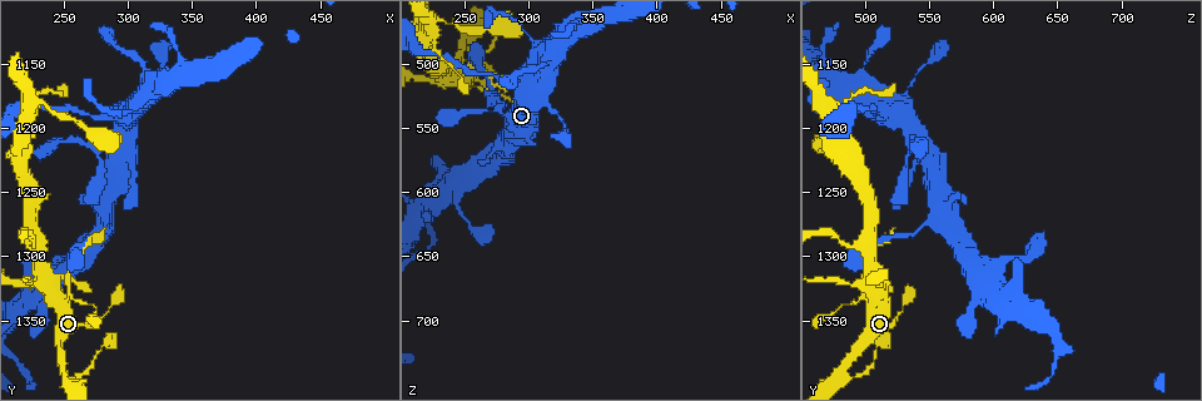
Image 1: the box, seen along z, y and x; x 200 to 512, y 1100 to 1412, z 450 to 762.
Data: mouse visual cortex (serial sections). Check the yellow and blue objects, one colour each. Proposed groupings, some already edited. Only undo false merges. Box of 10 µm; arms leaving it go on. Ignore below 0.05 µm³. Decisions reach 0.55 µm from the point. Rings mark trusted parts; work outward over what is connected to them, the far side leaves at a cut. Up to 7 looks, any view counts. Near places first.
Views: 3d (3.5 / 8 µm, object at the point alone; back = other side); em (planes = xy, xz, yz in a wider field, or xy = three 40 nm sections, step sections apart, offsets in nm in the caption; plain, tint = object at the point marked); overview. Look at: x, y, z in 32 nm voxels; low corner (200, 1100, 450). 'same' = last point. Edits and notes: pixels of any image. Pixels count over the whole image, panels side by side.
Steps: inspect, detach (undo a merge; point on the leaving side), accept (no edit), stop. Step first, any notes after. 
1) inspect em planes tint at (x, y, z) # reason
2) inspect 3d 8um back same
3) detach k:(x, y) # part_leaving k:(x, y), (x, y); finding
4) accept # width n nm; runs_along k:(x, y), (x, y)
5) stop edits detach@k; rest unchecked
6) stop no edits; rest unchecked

inspect 3d 3.5um at (328, 1150, 548) # calibre changes

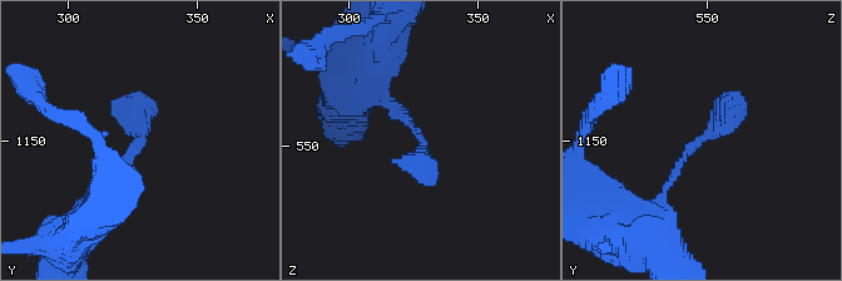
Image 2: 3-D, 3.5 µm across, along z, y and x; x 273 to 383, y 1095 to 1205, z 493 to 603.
inspect em planes tint at (328, 1151, 550)

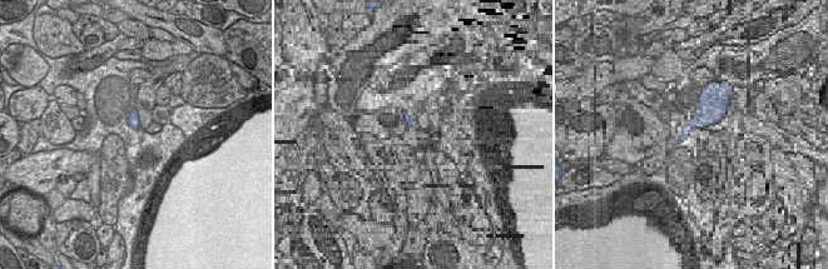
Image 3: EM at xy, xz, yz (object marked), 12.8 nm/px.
accept # runs_along 2:(659, 198), (682, 159), (724, 118), (721, 102); continuous, no second cell

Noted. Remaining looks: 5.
inspect 3d 3.5um back at (234, 1318, 508) # thin arm on a thick one

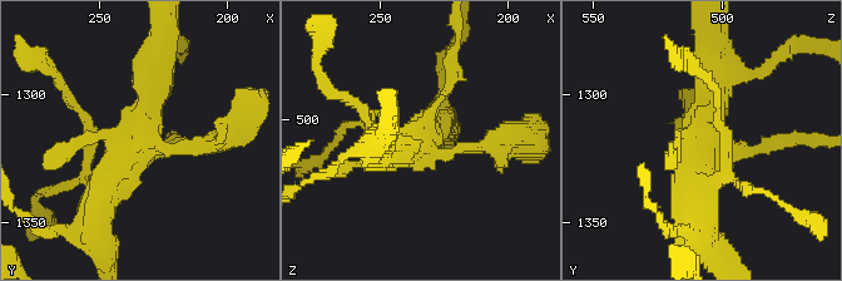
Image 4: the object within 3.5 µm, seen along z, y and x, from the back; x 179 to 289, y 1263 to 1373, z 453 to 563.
inspect em planes tint at (235, 1320, 510) # need the tissue

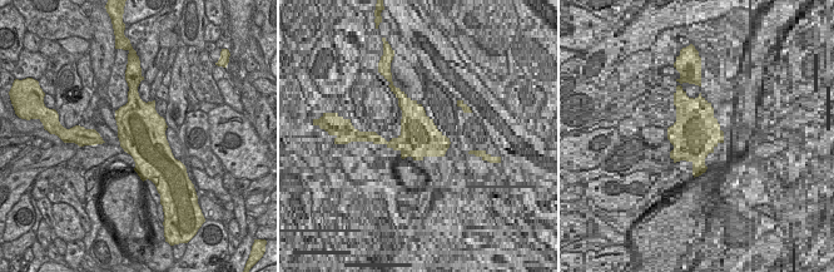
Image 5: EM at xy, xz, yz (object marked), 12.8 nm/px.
accept # runs_along 4:(94, 213), (148, 118), (155, 68); one cell here

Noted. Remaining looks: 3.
inspect 3d 3.5um at (252, 1390, 482) # abrupt turn

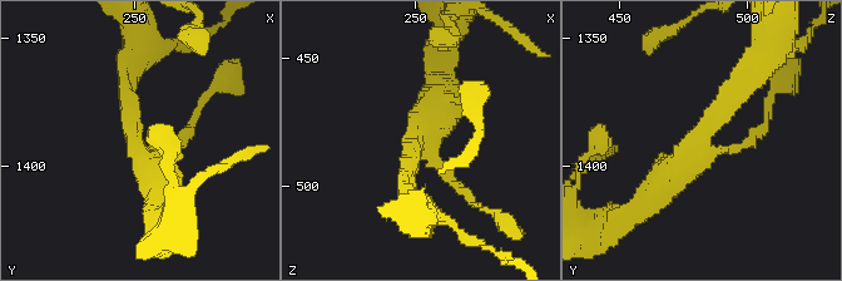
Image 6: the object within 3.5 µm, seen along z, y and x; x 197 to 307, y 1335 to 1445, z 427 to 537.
inspect em xy step 5 tint at (250, 1391, 482)

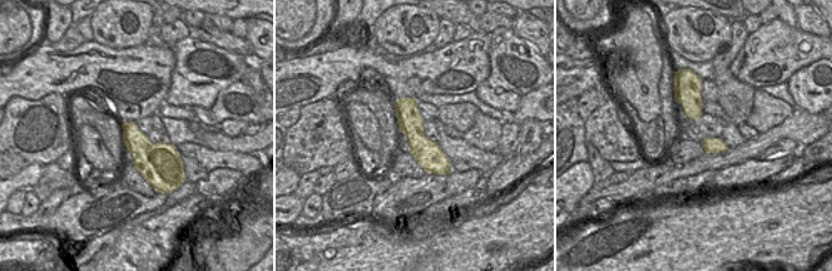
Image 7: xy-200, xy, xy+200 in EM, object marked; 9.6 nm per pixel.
accept # runs_along 6:(752, 79), (682, 168), (643, 195); all the same cell

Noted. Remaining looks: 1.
stop no edits; rest unchecked

